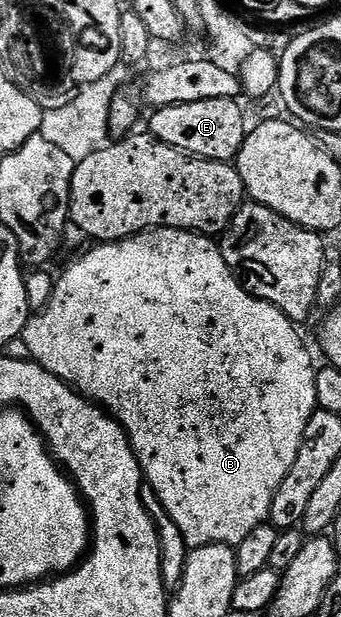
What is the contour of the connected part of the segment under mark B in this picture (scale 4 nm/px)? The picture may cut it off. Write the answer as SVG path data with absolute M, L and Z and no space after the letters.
M160 226L142 230L140 234L119 242L105 242L92 247L80 262L73 263L63 275L58 275L55 291L45 309L32 313L28 318L21 335L27 353L32 362L46 368L83 397L102 406L123 425L150 493L152 490L159 497L164 512L179 529L187 548L209 544L237 547L245 536L249 536L249 532L253 532L253 528L264 525L270 519L273 496L277 488L281 488L281 480L289 476L289 468L293 468L293 460L297 460L297 452L305 436L305 424L309 424L309 416L313 416L317 409L317 366L311 363L311 354L299 335L300 327L290 322L281 308L255 298L241 285L214 237L196 234L194 230Z

